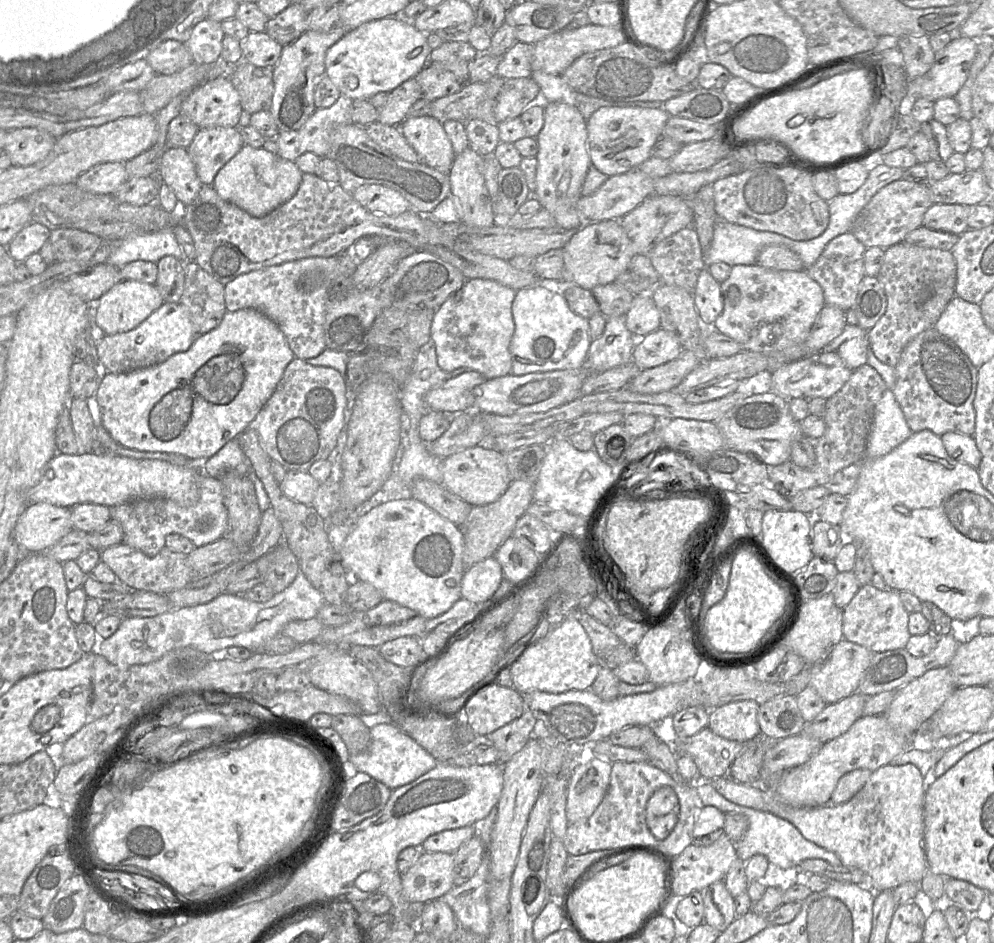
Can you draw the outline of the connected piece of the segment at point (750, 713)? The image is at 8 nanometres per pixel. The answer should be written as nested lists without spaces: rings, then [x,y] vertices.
[[[753,700],[730,702],[709,711],[708,728],[718,736],[741,743],[748,742],[760,734],[757,722],[759,704]]]

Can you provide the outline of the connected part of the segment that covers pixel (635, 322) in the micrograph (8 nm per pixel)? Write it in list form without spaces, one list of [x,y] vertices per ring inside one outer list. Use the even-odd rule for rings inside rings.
[[[650,293],[634,295],[632,305],[625,314],[625,324],[636,336],[645,336],[660,328],[660,312]]]

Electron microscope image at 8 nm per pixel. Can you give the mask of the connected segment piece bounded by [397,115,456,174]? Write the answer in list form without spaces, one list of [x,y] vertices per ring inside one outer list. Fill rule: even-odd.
[[[430,115],[406,117],[397,126],[420,162],[448,174],[456,155],[440,121]]]

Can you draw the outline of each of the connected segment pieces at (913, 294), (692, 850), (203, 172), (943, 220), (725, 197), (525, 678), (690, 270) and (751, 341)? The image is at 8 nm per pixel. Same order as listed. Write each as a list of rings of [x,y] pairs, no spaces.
[[[902,241],[885,250],[884,261],[876,277],[884,287],[887,308],[866,335],[875,357],[894,368],[905,346],[918,334],[935,325],[923,312],[923,303],[942,286],[956,287],[956,261],[951,251]]]
[[[726,834],[708,846],[689,845],[678,856],[668,858],[666,876],[668,897],[684,897],[693,891],[701,892],[709,885],[724,880],[737,858],[736,849]]]
[[[209,127],[199,129],[187,151],[203,185],[212,185],[218,171],[244,145],[240,128]]]
[[[933,204],[926,211],[922,226],[960,235],[969,229],[970,206],[972,205]]]
[[[791,167],[752,168],[738,174],[721,178],[713,183],[715,212],[718,219],[753,228],[770,231],[797,241],[807,241],[820,236],[829,223],[829,201],[822,199],[814,190],[813,175]]]
[[[576,612],[543,639],[535,638],[510,666],[513,687],[519,693],[541,691],[558,694],[571,690],[589,690],[598,676],[600,666],[591,641],[576,619]]]
[[[692,226],[659,242],[649,254],[661,283],[681,287],[693,294],[704,268],[703,251]]]
[[[756,264],[731,267],[729,277],[721,284],[724,308],[715,320],[717,330],[742,345],[743,350],[752,352],[774,352],[803,342],[824,307],[825,297],[821,286],[806,270],[778,271]]]

